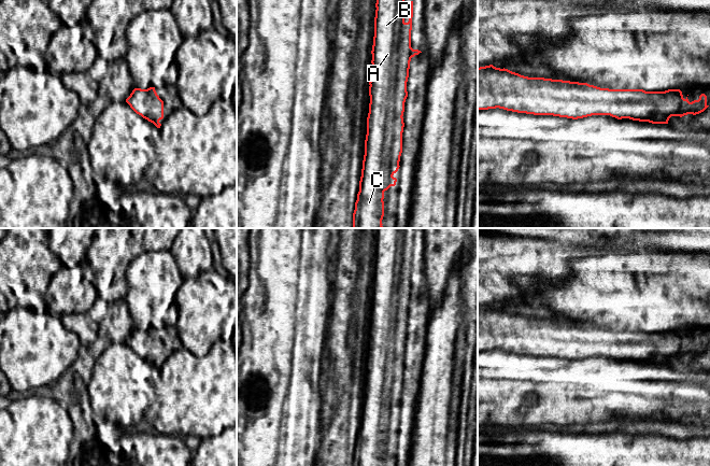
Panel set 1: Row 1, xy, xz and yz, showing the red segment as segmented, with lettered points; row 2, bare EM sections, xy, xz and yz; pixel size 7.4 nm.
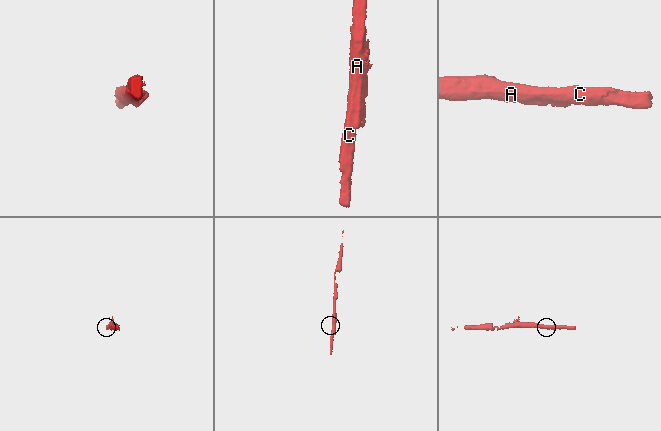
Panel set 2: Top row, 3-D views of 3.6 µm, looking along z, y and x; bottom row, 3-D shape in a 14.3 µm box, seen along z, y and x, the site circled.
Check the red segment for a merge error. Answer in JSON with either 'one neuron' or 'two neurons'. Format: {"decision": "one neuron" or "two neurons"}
{"decision": "one neuron"}

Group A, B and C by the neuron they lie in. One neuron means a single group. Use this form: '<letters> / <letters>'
A B C

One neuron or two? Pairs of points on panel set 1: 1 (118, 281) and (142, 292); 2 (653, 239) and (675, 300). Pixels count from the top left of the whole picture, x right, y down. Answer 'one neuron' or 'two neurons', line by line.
1: two neurons
2: two neurons

